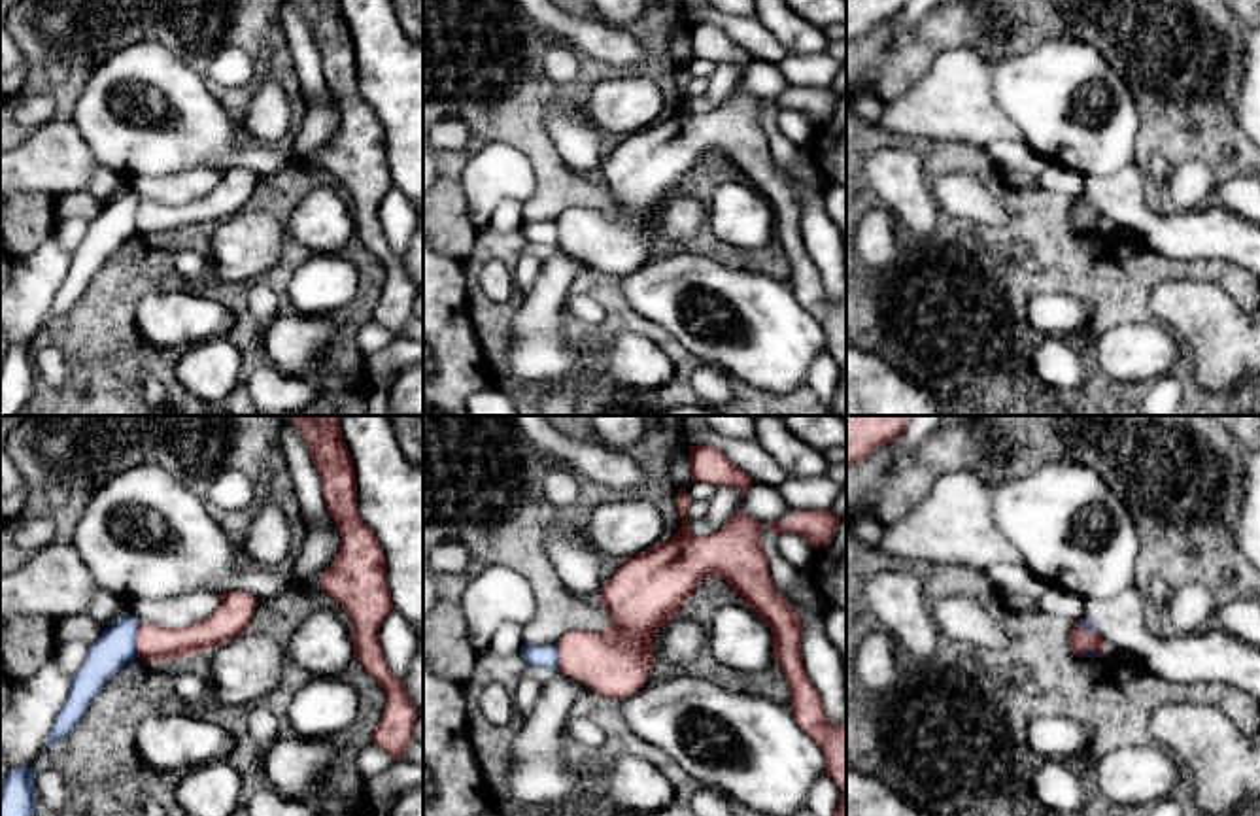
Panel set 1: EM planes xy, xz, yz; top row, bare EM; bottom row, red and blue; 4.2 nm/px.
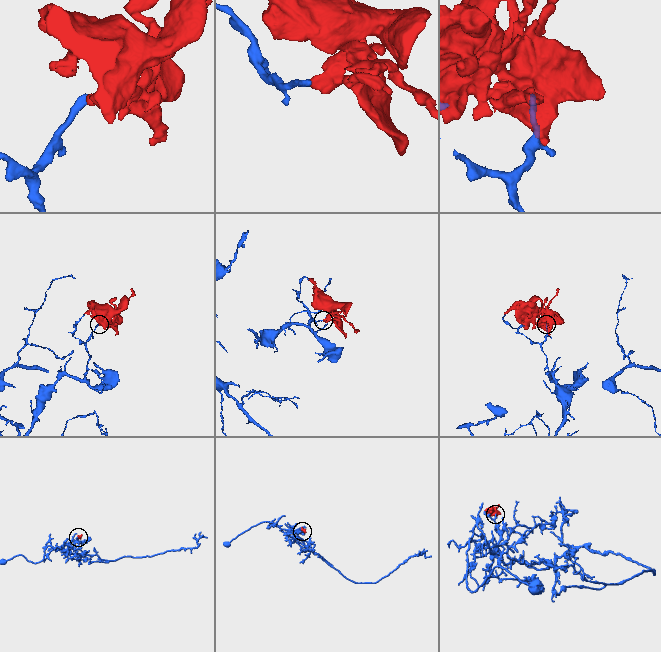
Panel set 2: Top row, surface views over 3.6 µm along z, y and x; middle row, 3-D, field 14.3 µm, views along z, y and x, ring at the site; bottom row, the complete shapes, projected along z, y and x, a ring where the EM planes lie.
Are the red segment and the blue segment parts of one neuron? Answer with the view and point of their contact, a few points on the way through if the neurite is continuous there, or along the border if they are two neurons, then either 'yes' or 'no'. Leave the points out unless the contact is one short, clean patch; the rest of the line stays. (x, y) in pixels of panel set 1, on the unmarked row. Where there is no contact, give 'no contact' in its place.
xy (135, 218) | no

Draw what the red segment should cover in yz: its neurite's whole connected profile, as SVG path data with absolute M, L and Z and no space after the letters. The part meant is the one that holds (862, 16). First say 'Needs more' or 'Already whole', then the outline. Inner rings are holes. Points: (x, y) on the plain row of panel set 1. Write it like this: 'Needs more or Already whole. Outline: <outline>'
Already whole. Outline: M846 0L846 45L895 19L909 0Z

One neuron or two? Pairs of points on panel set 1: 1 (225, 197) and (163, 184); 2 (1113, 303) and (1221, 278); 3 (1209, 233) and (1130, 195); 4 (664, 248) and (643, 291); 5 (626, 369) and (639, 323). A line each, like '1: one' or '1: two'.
1: one
2: one
3: one
4: two
5: two

